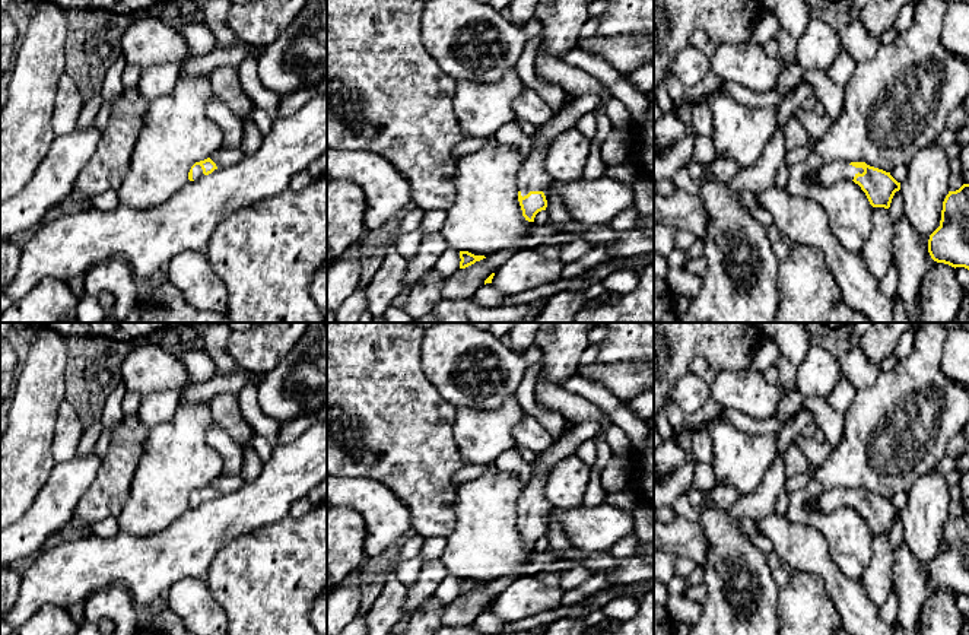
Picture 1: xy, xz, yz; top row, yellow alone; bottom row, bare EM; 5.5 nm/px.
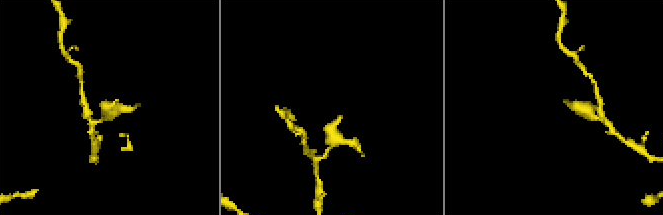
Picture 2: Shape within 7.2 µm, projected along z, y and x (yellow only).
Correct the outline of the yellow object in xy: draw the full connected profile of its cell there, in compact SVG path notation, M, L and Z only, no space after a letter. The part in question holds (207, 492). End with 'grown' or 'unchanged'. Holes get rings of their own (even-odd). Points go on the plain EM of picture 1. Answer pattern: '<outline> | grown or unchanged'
M210 485L196 489L188 499L188 507L197 508L203 502L212 501L215 496L217 496L217 493Z | grown

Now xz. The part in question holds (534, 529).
M540 454L533 464L531 476L524 479L521 499L518 502L518 528L522 543L528 549L534 549L536 542L547 534L543 518L552 508L544 496L549 473L550 470L544 464L544 455Z | grown

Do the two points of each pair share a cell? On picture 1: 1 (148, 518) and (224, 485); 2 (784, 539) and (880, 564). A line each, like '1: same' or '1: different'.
1: different
2: different

